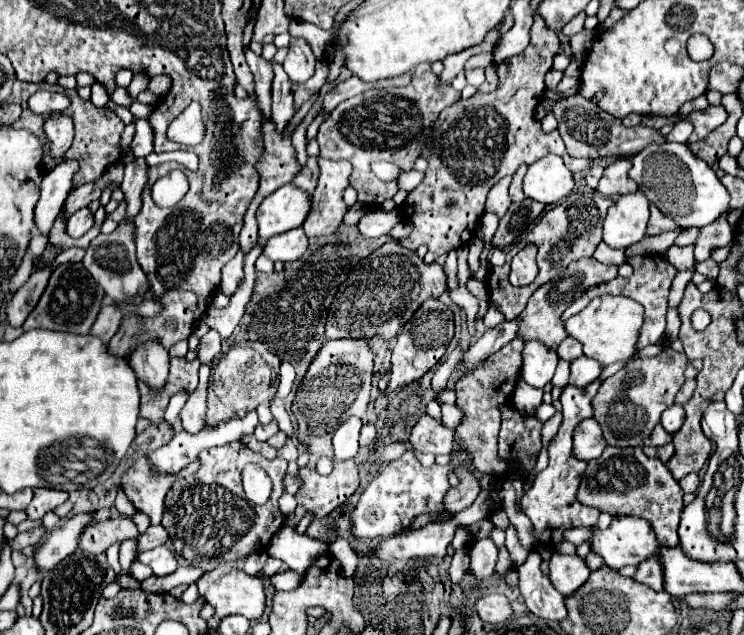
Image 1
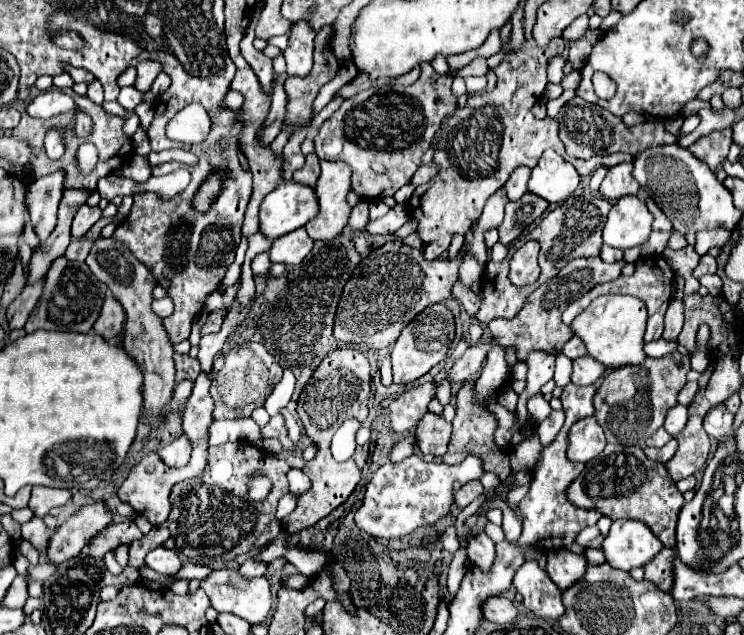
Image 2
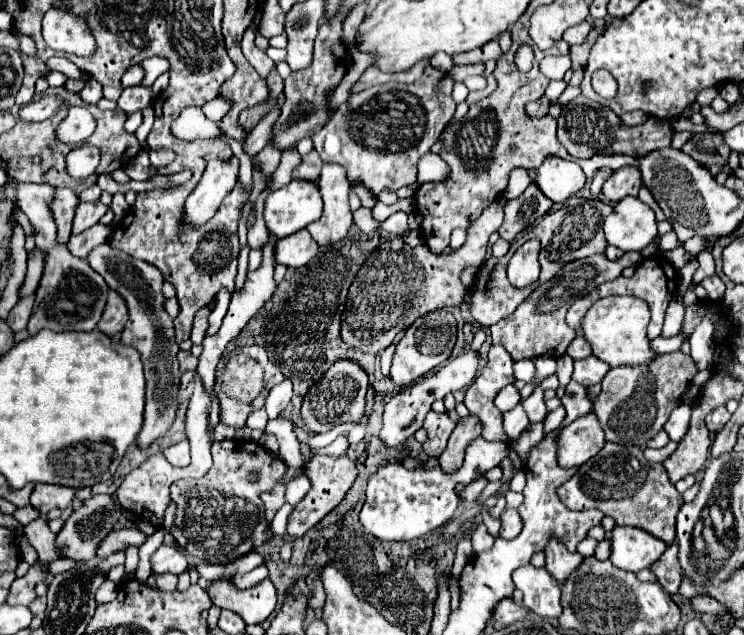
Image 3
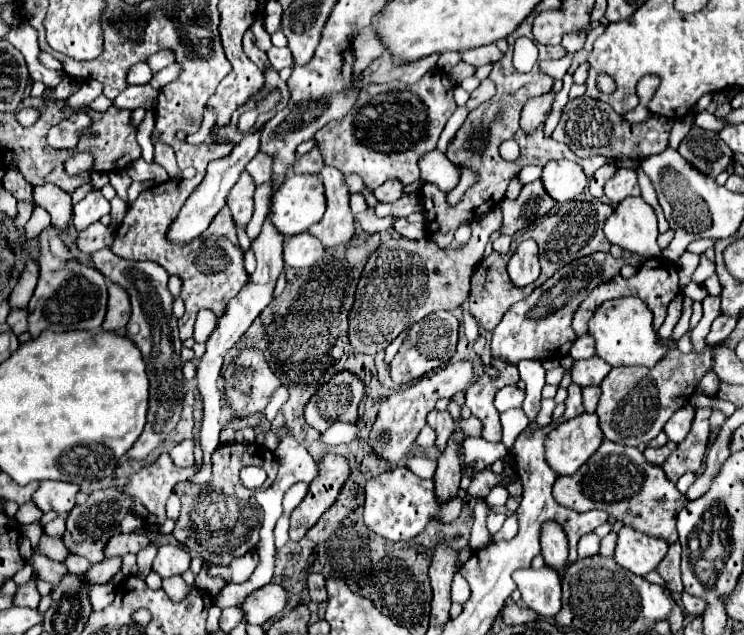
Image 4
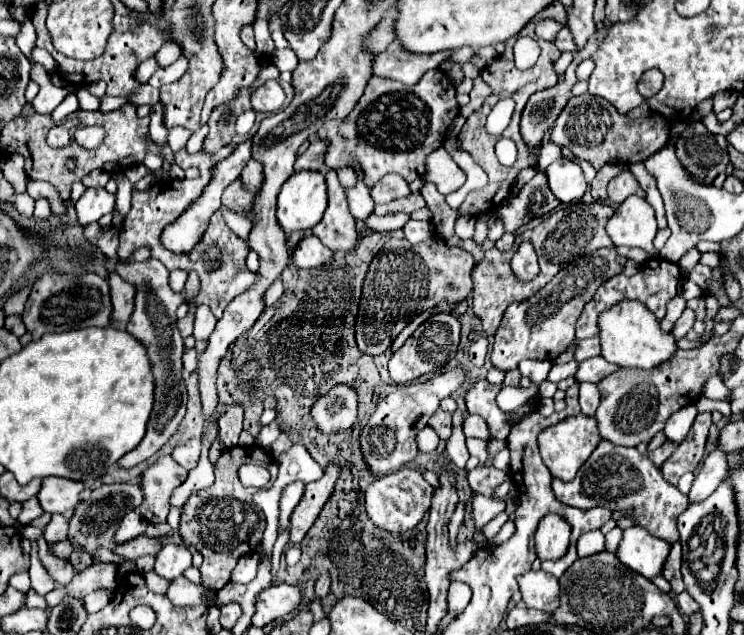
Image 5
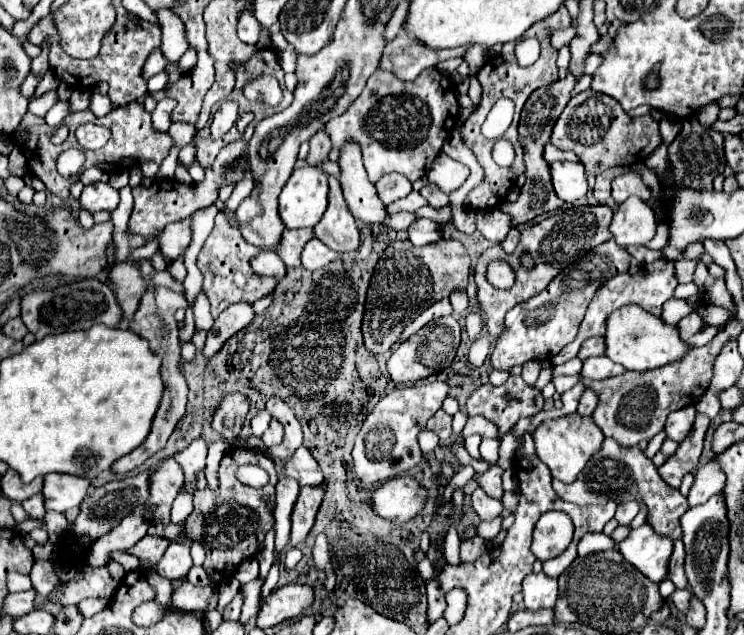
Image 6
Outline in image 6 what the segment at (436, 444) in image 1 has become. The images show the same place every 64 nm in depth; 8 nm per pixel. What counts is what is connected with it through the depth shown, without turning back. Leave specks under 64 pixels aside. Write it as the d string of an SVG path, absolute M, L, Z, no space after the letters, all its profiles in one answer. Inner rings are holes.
M440 410L428 420L428 428L434 430L442 440L446 440L452 436L452 416L446 414L444 410Z

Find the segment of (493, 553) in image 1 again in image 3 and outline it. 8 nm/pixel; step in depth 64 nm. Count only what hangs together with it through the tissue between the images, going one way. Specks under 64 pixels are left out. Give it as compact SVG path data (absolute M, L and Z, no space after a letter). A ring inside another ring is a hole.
M478 524L472 532L472 550L474 550L474 554L480 554L480 552L492 548L492 544L494 544L494 538L486 532L486 526Z

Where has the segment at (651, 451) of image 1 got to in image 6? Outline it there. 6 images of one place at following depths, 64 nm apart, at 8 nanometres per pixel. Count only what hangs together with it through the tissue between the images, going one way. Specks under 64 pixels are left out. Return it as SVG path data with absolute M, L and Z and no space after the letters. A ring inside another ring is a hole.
M666 438L664 440L664 444L662 444L662 448L660 448L660 452L652 458L652 462L656 464L656 468L660 468L674 452L676 452L676 448L678 448L678 442L674 442L674 440L670 440L670 438Z

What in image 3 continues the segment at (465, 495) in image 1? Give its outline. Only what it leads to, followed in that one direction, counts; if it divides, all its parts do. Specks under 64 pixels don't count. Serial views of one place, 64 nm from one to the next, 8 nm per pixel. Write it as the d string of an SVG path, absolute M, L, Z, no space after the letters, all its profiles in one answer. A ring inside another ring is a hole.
M480 478L480 480L476 480L476 482L470 482L468 486L464 486L464 490L460 492L460 500L464 500L464 502L474 502L478 496L480 496L480 492L486 488L486 480L484 478Z

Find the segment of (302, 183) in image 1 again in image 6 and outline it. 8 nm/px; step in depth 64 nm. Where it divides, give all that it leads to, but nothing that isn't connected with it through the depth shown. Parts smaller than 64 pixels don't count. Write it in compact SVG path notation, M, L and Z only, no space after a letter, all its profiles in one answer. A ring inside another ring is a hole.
M322 130L316 132L316 134L310 138L310 152L308 152L308 156L306 156L306 164L320 168L322 162L328 158L330 148L332 148L332 142L330 142L328 134L322 132Z

